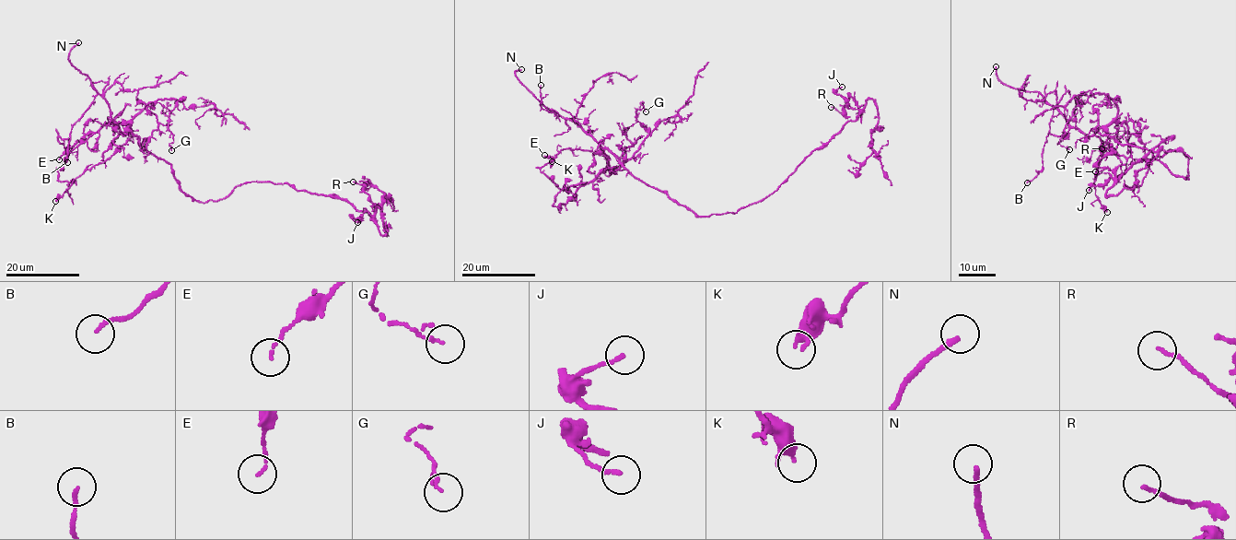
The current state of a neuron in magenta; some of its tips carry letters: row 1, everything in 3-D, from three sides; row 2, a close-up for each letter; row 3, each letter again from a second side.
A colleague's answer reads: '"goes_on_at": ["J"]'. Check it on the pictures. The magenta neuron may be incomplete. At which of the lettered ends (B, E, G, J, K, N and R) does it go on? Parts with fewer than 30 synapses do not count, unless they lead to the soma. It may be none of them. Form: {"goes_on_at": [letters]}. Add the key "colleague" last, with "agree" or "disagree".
{"goes_on_at": ["N"], "colleague": "disagree"}

